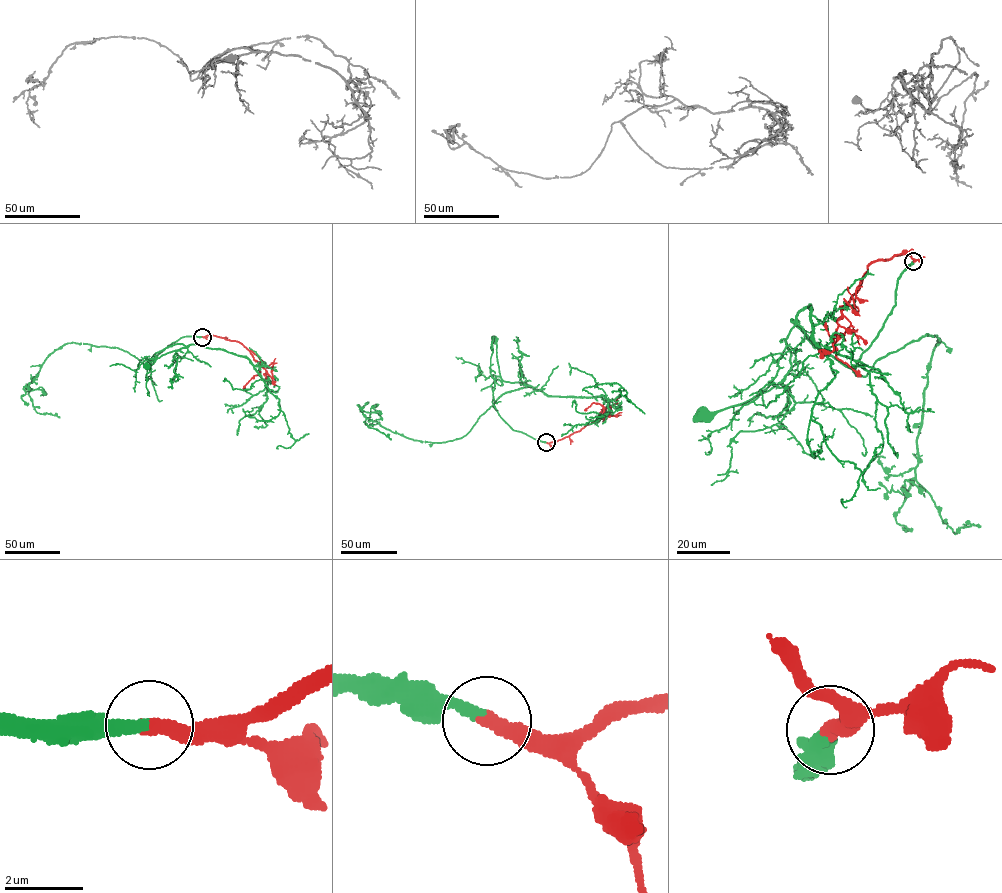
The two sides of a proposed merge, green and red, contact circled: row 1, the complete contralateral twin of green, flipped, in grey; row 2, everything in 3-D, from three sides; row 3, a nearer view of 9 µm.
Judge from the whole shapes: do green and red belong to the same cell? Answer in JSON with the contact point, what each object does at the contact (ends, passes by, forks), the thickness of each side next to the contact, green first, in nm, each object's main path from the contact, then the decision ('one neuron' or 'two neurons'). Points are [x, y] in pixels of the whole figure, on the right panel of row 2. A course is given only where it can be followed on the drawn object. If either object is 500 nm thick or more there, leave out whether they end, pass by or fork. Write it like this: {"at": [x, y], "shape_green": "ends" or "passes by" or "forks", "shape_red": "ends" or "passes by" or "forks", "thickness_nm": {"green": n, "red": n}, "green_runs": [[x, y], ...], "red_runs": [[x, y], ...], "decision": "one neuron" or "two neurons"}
{"at": [913, 261], "shape_green": "ends", "shape_red": "ends", "thickness_nm": {"green": 300, "red": 380}, "green_runs": [[913, 261], [854, 368], [818, 349], [791, 318], [786, 340], [791, 367], [780, 382], [703, 415]], "red_runs": [[913, 261], [902, 253], [869, 264], [860, 288], [842, 309], [850, 326], [835, 344], [836, 356], [858, 370]], "decision": "one neuron"}

